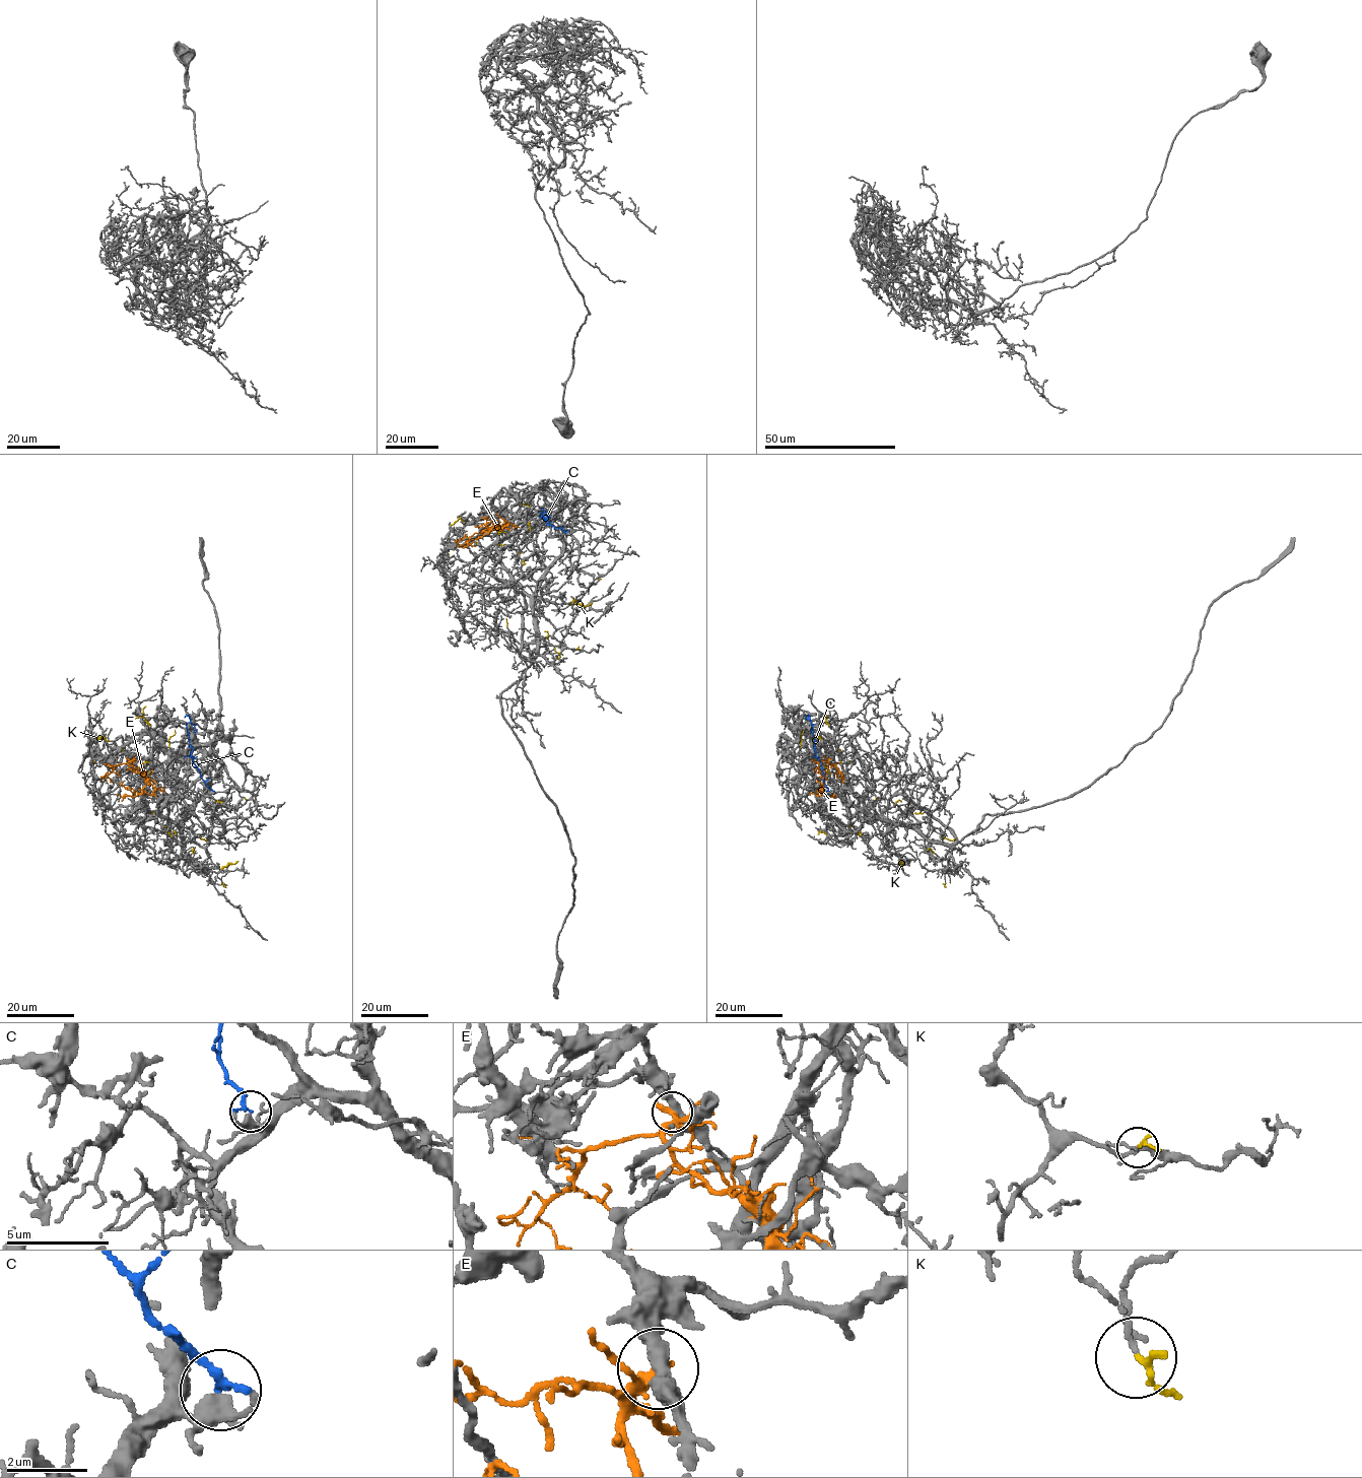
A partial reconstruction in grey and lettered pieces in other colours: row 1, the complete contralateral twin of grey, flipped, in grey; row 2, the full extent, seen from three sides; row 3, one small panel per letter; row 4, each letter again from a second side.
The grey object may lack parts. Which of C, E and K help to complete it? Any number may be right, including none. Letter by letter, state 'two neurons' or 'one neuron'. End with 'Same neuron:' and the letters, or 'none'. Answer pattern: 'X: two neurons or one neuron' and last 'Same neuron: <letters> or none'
C: two neurons
E: two neurons
K: two neurons
Same neuron: none

